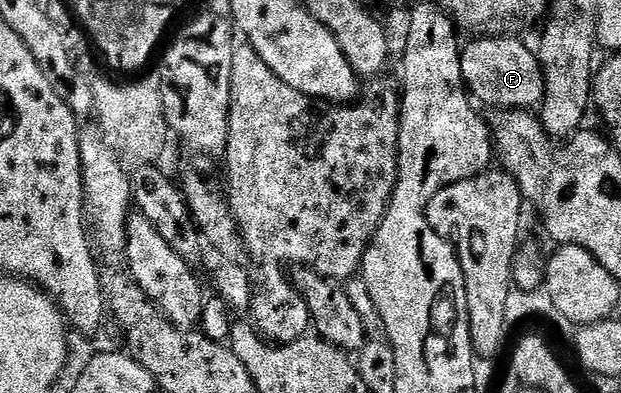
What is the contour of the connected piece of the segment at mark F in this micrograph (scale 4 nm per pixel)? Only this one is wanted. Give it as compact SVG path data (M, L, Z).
M489 35L470 40L470 44L461 49L461 76L473 99L483 107L492 106L494 110L535 109L542 103L545 94L543 70L537 53L516 36Z

